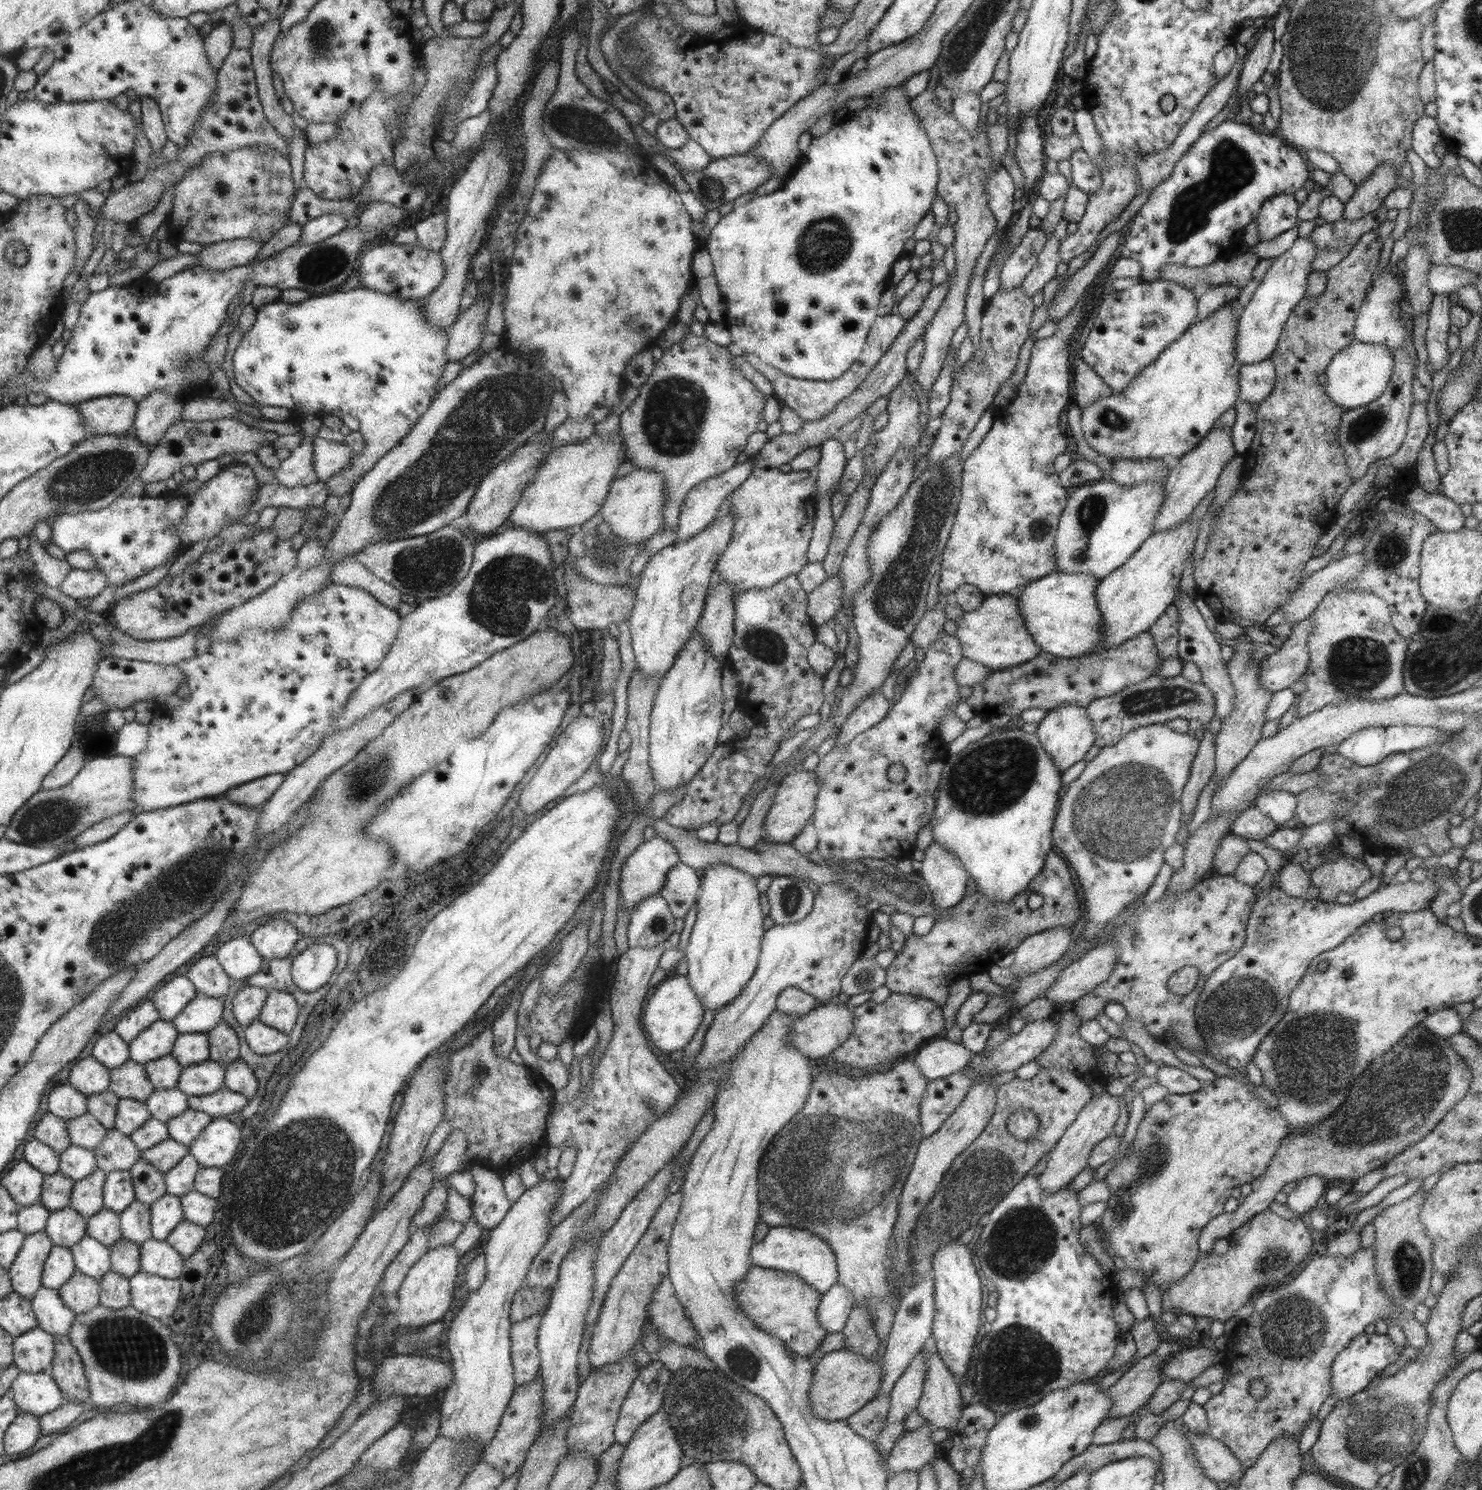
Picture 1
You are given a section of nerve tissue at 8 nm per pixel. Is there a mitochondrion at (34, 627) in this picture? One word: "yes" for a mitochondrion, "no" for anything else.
no

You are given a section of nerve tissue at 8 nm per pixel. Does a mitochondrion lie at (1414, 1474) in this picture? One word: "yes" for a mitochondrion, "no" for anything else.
yes

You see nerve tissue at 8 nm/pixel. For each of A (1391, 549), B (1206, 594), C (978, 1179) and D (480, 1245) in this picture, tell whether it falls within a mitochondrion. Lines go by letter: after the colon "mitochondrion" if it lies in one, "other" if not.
A: mitochondrion
B: other
C: mitochondrion
D: other

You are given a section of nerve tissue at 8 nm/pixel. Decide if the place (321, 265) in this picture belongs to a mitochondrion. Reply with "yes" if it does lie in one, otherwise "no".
yes

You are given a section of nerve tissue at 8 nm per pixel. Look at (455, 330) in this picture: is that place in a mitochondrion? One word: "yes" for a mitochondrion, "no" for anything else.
no

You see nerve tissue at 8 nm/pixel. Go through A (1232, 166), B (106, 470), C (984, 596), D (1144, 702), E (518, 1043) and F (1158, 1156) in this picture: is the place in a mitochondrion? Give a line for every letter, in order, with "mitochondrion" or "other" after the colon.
A: mitochondrion
B: mitochondrion
C: other
D: mitochondrion
E: other
F: mitochondrion

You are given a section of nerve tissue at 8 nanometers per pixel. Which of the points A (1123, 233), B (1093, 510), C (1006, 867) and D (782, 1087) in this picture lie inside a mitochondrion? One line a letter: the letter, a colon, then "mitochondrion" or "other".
A: other
B: mitochondrion
C: other
D: other

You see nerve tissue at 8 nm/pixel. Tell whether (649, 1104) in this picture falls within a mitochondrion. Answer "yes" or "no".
yes

